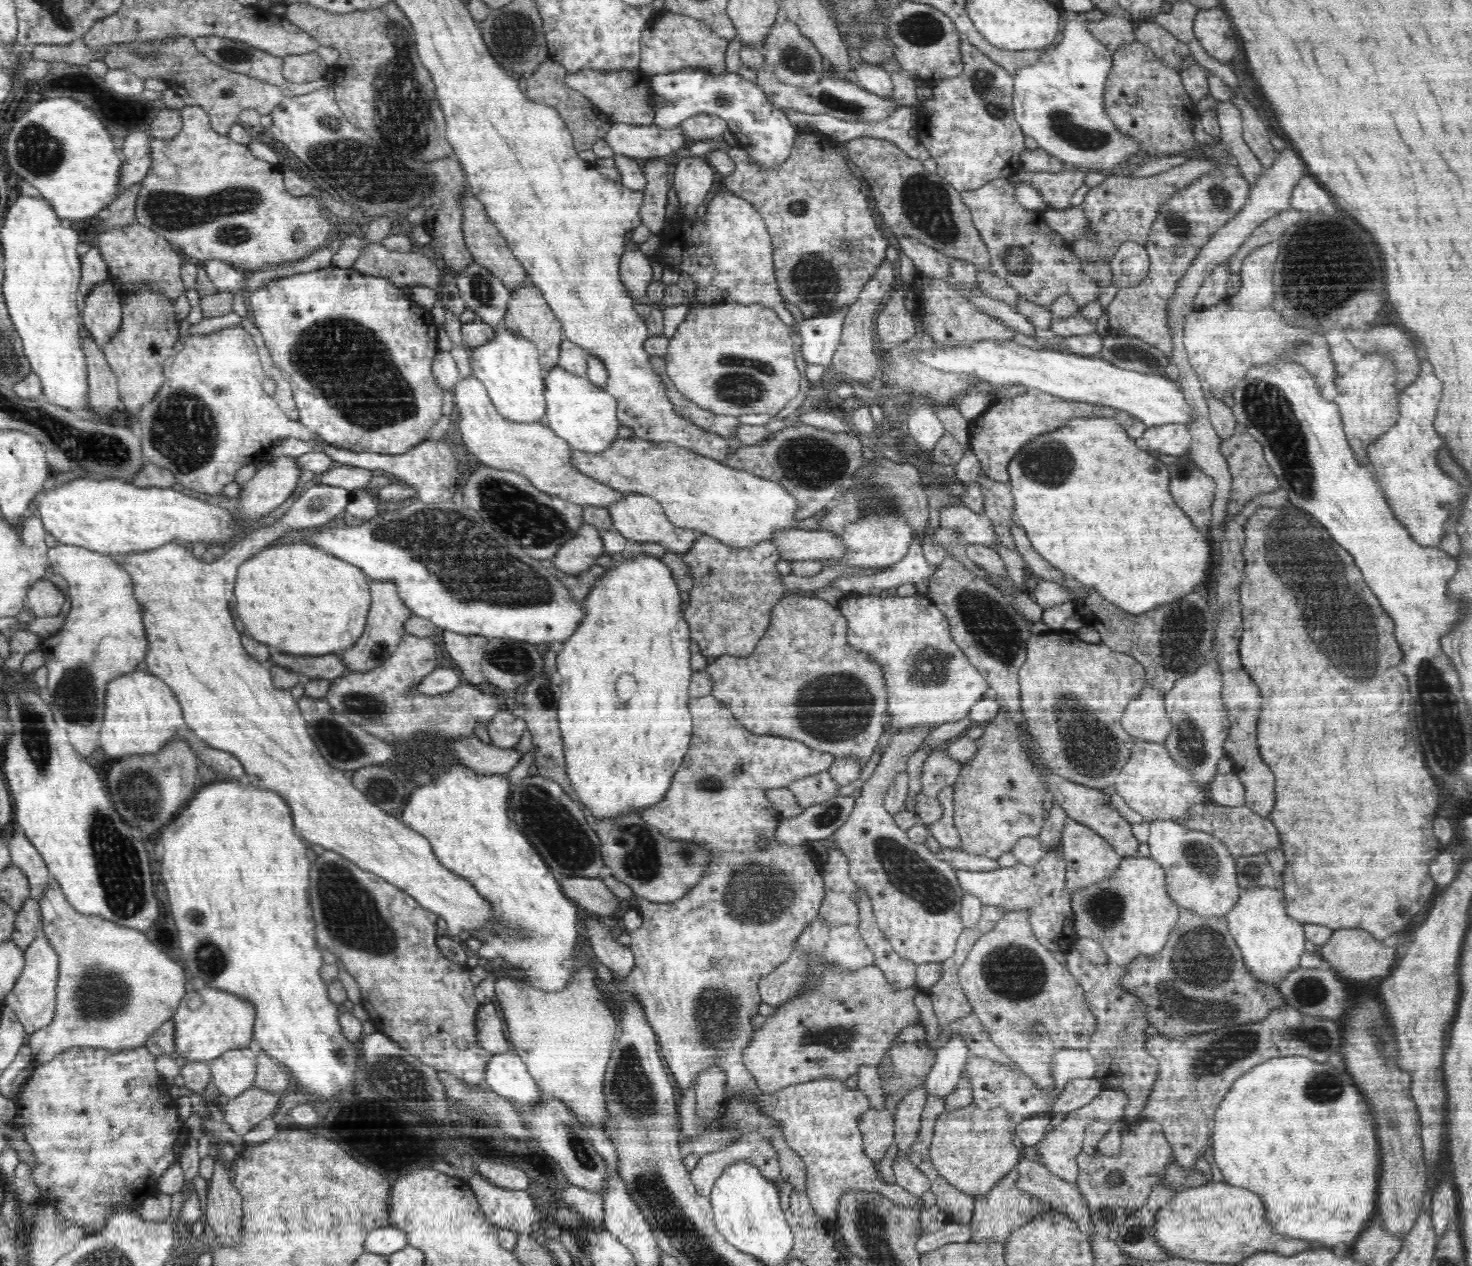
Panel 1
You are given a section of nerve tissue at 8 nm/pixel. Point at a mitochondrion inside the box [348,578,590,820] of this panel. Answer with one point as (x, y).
(516, 660)

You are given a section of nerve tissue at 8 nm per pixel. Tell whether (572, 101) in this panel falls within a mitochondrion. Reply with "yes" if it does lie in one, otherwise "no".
no

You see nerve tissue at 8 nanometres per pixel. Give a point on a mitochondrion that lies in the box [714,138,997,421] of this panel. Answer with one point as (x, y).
(927, 206)

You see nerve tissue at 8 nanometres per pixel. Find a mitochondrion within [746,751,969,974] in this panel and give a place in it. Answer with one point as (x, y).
(907, 872)

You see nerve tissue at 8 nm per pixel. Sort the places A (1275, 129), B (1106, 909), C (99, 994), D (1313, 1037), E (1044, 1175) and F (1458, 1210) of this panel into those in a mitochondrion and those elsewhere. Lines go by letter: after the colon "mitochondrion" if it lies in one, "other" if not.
A: other
B: mitochondrion
C: mitochondrion
D: mitochondrion
E: other
F: other

